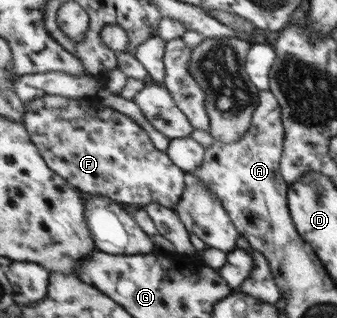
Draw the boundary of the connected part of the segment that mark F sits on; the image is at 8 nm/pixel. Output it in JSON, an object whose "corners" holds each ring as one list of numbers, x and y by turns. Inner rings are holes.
{"corners":[[46,94,24,105,23,122,36,146,44,150,43,158,48,158,47,165,52,166,56,174,67,179,82,193,100,195,119,203,137,204,140,207,156,202,173,209,187,190,187,176,184,176,184,170,180,170,180,167,164,152,160,150,156,152,148,134,140,130,140,125,132,118,104,106,98,96,66,98,56,94]]}

